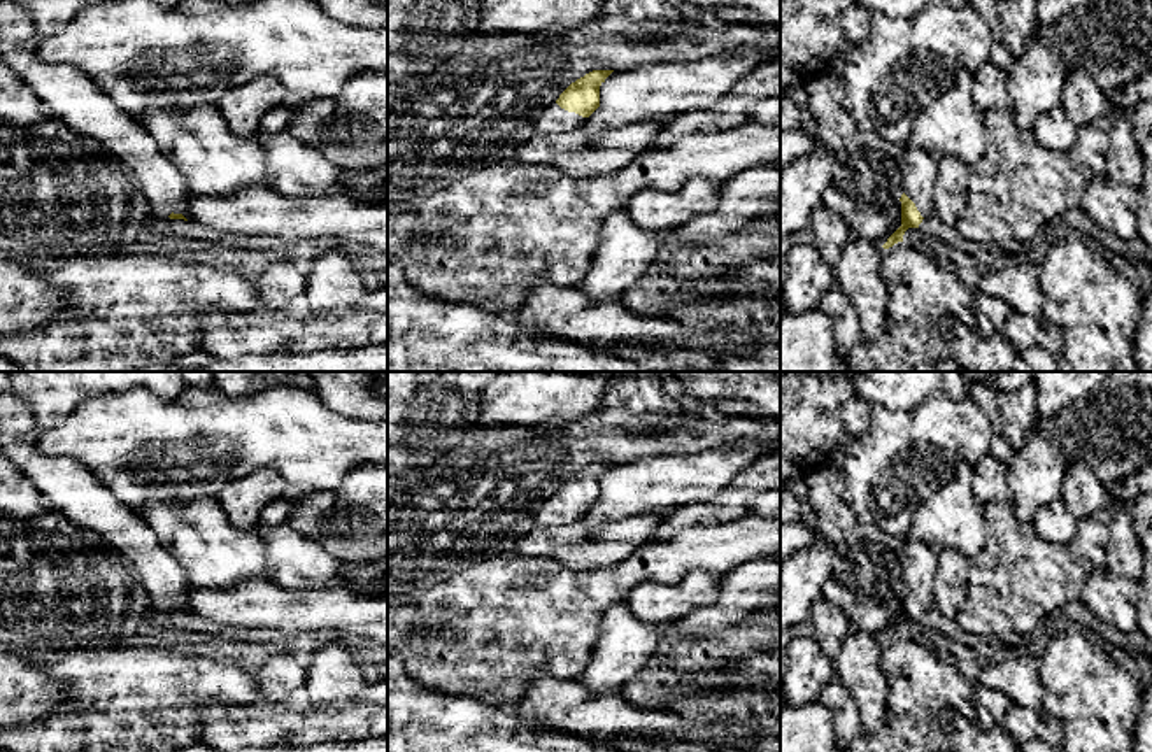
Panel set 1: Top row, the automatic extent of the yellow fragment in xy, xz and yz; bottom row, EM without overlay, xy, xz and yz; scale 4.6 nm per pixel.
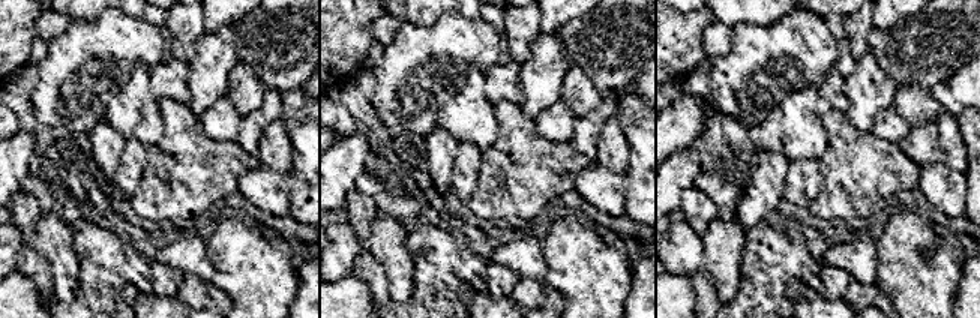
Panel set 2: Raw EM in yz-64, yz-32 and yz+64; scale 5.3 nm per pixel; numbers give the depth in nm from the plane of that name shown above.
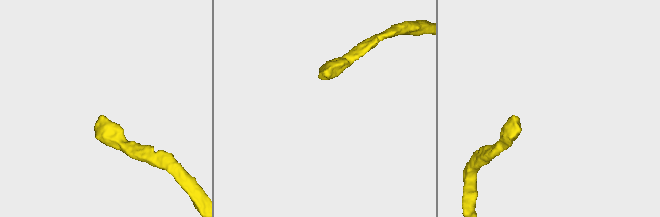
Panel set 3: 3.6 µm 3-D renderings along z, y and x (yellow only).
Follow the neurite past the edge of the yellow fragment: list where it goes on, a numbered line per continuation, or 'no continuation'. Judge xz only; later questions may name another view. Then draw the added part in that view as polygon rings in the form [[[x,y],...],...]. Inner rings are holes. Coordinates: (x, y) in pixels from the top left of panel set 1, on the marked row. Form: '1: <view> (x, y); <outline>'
1: xz (553, 118); [[[556,102],[542,109],[540,117],[537,119],[535,130],[537,133],[547,133],[547,131],[566,131],[580,128],[584,123],[584,117],[568,112],[561,109]]]

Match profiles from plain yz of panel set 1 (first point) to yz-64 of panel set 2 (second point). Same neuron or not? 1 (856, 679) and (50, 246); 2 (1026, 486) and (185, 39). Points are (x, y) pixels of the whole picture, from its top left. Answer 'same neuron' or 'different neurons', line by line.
1: same neuron
2: different neurons

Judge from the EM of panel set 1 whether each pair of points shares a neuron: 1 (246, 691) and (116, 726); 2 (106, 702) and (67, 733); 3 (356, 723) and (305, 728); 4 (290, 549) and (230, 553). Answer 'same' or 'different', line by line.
1: same
2: same
3: same
4: different

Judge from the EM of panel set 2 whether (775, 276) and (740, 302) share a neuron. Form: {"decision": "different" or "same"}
{"decision": "same"}

